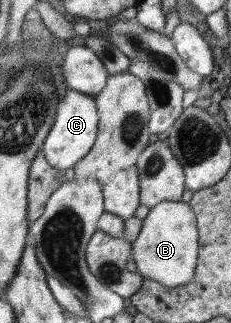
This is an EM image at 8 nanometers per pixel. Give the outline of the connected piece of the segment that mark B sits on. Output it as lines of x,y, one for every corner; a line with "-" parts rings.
160,201
142,220
138,237
131,242
131,269
143,280
156,281
165,288
186,285
195,275
199,254
196,216
182,201

